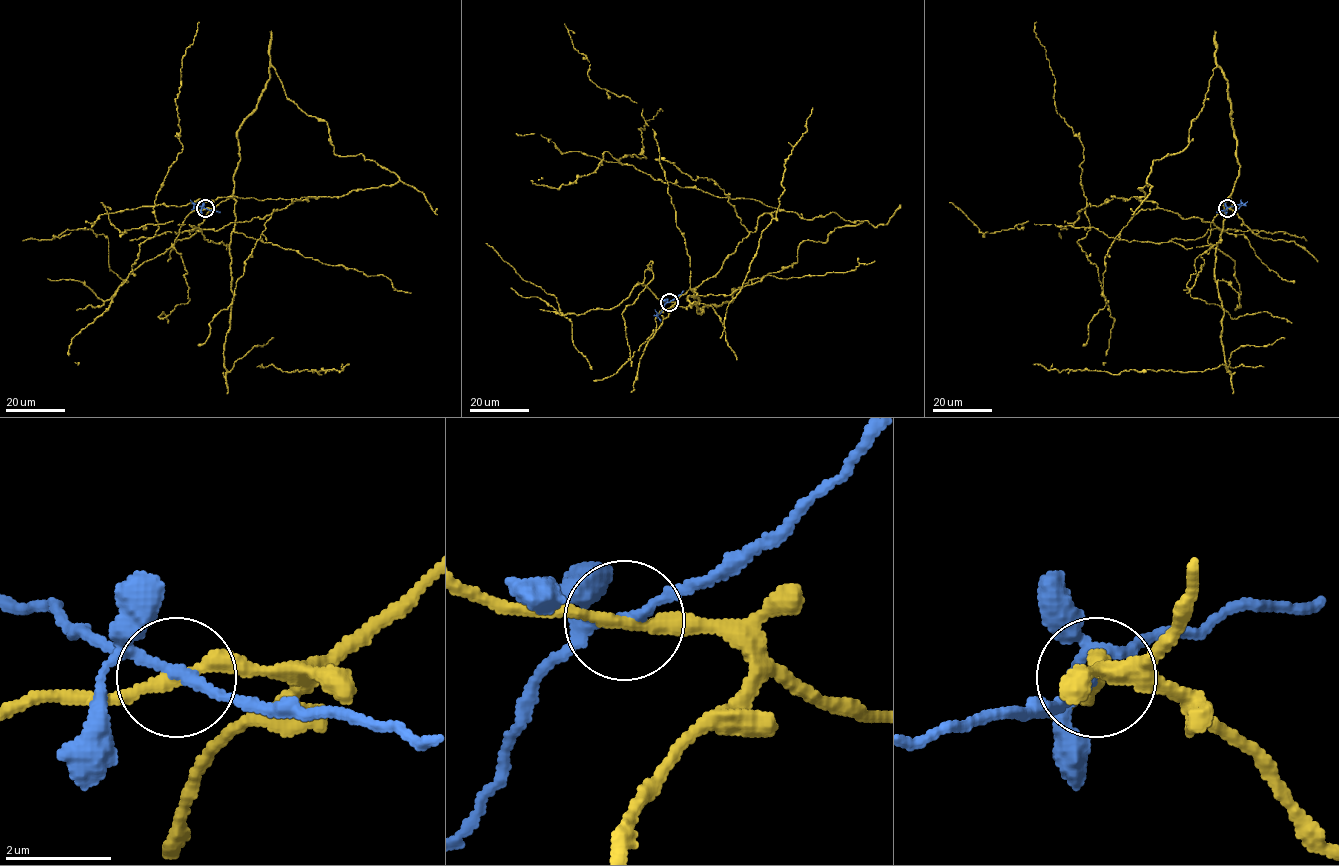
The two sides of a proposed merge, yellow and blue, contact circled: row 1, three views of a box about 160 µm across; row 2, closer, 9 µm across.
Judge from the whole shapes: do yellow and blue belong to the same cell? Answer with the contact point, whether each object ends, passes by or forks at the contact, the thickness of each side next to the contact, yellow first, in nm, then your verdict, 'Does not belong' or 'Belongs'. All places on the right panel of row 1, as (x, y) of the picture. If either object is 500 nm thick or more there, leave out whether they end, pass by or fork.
Place: (1227, 208). At the ring yellow passes by. At the ring blue forks. Thickness 240 nm (yellow) against 160 nm. Does not belong

